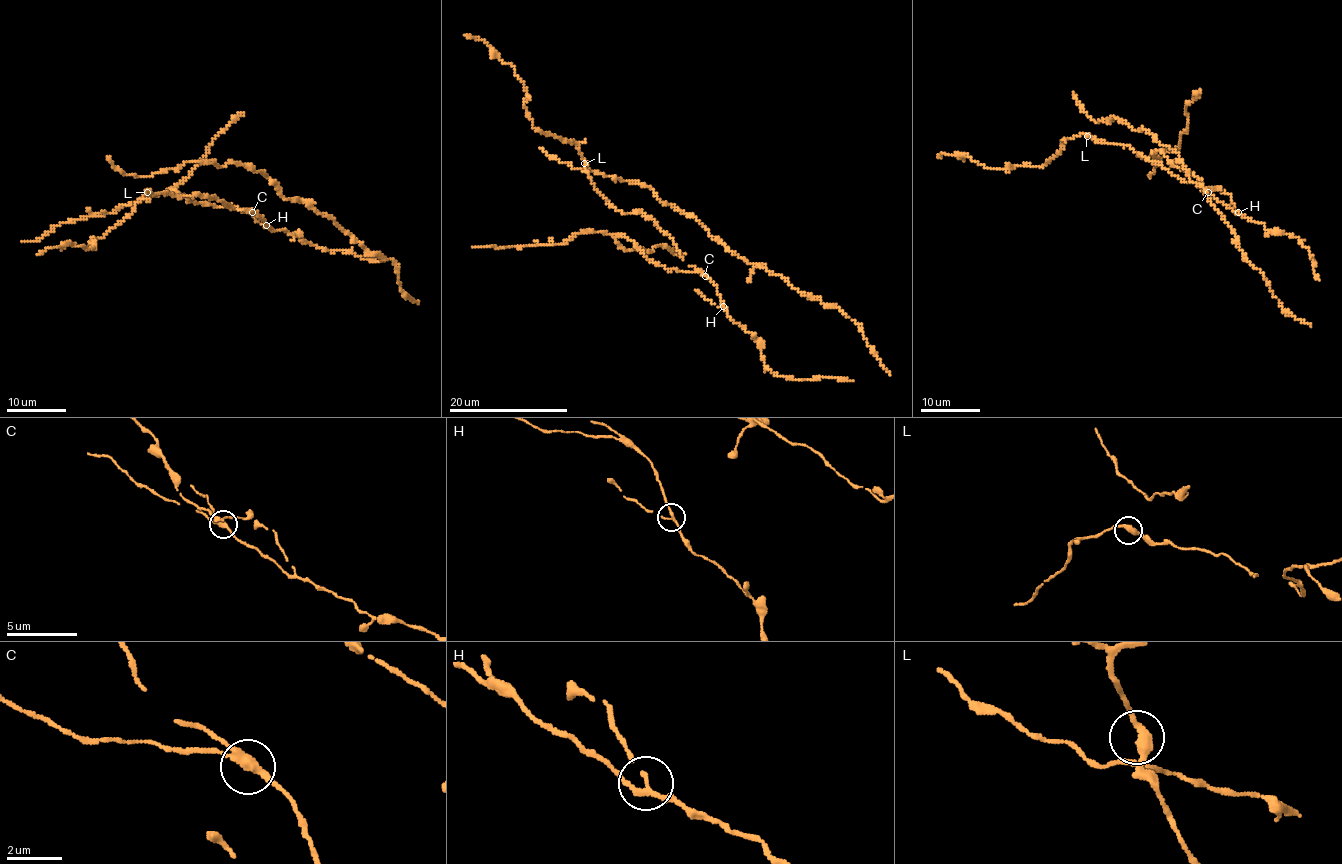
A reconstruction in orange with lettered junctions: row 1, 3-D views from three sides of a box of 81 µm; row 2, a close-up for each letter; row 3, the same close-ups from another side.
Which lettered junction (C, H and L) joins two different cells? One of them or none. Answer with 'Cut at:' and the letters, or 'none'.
Cut at: C

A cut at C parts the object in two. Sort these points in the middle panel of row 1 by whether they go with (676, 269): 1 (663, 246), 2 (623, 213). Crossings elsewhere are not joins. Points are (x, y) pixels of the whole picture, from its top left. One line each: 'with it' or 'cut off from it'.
1: with it
2: cut off from it

